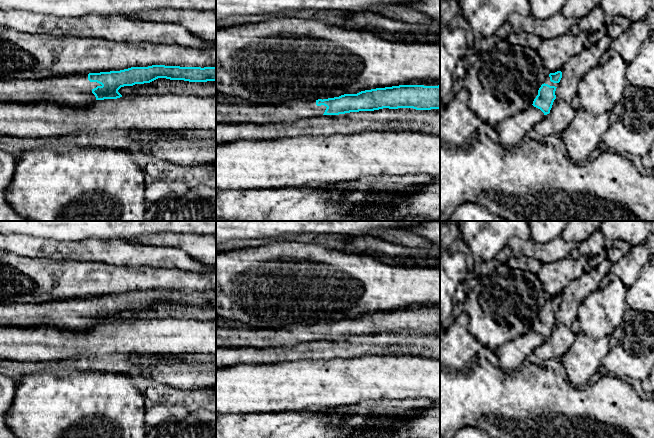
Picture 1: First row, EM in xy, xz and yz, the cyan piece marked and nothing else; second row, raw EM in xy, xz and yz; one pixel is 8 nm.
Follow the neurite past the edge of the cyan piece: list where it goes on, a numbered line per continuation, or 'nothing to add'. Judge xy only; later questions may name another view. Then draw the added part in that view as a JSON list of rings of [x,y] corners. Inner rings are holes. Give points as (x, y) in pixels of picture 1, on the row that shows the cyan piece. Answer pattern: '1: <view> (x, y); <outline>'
1: xy (75, 90); [[[88,74],[0,80],[0,102],[20,104],[48,102],[62,106],[83,107],[96,101],[92,90],[97,86],[102,85],[90,82]]]

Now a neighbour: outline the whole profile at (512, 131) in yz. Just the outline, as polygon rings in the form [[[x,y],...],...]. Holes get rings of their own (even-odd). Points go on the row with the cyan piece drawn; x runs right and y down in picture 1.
[[[529,106],[525,110],[494,124],[495,131],[499,136],[499,143],[504,147],[514,147],[524,142],[527,133],[544,118],[544,113]]]

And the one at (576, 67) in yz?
[[[583,49],[580,54],[571,57],[562,68],[562,78],[555,91],[556,98],[571,103],[581,79],[598,64],[599,59],[589,49]]]

